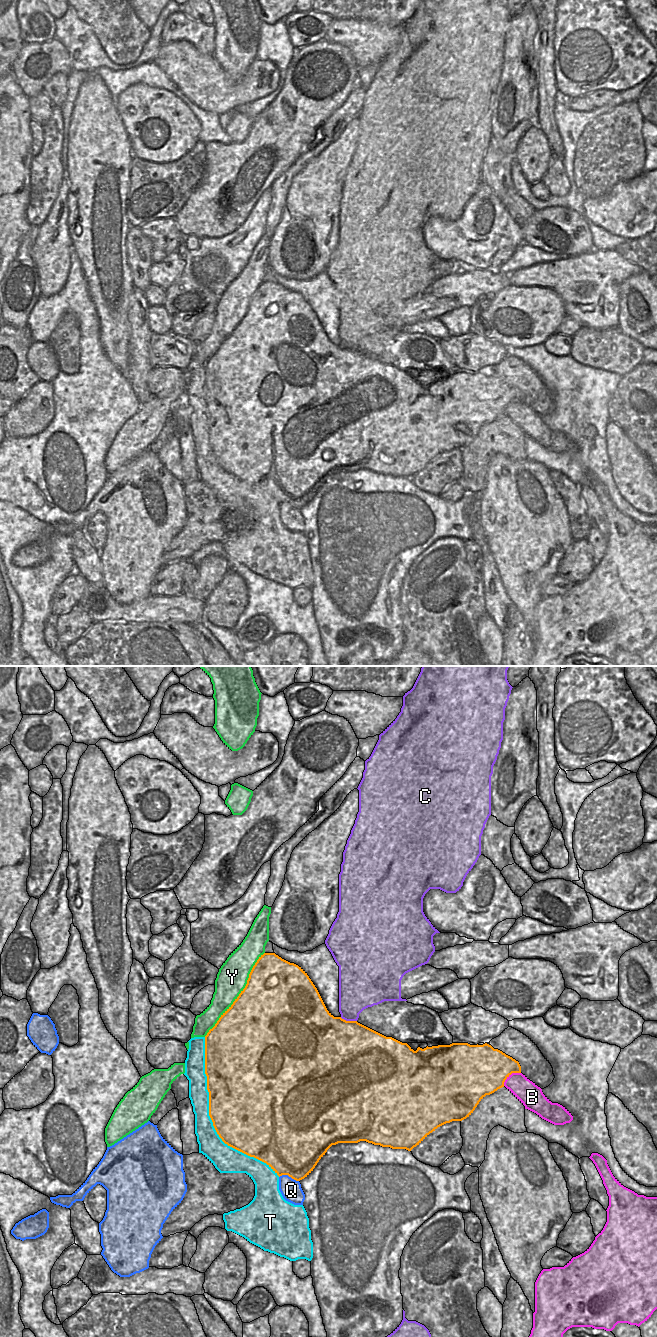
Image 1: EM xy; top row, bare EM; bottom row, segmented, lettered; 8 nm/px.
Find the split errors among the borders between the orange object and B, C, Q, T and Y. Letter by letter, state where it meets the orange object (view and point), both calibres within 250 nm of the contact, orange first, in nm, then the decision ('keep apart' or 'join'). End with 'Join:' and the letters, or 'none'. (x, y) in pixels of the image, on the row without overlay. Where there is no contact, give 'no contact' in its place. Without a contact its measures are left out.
B: contact xy (510, 402); calibres 420 and 180 nm; keep apart
C: contact xy (348, 349); calibres 500 and 300 nm; keep apart
Q: contact xy (289, 504); calibres 480 and 170 nm; keep apart
T: contact xy (210, 445); calibres 500 and 190 nm; keep apart
Y: contact xy (239, 322); calibres 500 and 240 nm; keep apart
Join: none

